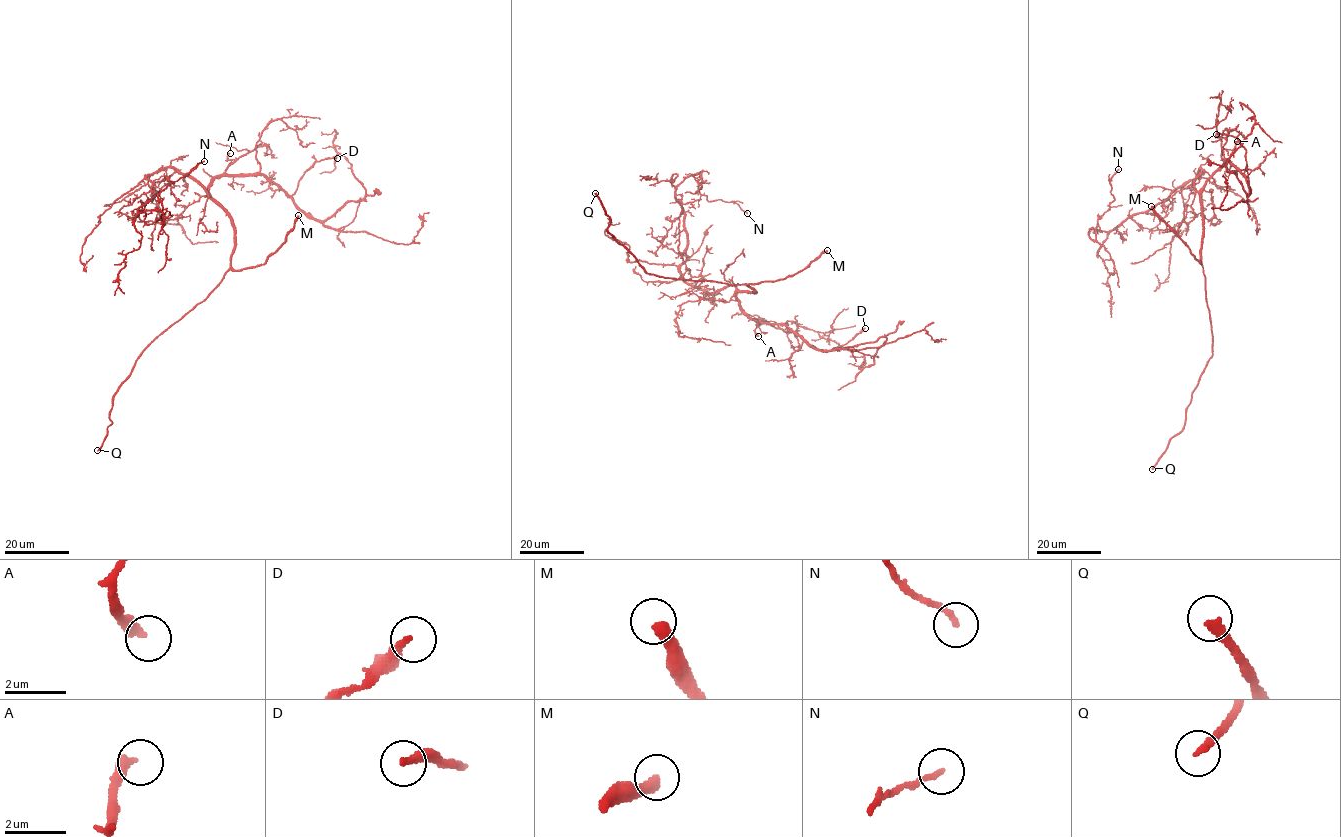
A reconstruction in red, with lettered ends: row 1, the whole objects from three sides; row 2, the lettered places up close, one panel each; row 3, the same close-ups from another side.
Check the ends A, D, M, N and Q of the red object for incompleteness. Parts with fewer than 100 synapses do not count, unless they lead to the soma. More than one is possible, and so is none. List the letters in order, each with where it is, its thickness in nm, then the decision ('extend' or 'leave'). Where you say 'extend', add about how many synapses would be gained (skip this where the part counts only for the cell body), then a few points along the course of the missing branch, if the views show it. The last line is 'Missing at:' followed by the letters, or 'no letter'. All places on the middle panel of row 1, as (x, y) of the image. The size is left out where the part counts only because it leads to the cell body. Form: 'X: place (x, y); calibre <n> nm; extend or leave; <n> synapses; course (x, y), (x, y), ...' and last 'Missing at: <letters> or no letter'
A: place (758, 336); calibre 360 nm; leave
D: place (865, 328); calibre 280 nm; leave
M: place (827, 250); calibre 400 nm; extend; 350 synapses; course (827, 250), (862, 257), (889, 251), (915, 268), (932, 272), (963, 235), (990, 222), (1026, 226)
N: place (747, 213); calibre 170 nm; leave
Q: place (595, 193); calibre 240 nm; extend
Missing at: M, Q

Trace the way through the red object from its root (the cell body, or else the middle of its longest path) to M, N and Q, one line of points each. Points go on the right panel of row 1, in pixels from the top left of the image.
M: (1201, 196), (1203, 238), (1200, 262), (1151, 206)
N: (1201, 196), (1200, 169), (1147, 210), (1108, 231), (1091, 228), (1091, 239), (1118, 169)
Q: (1201, 196), (1203, 238), (1201, 262), (1213, 337), (1212, 355), (1192, 394), (1184, 428), (1172, 438), (1152, 469)

